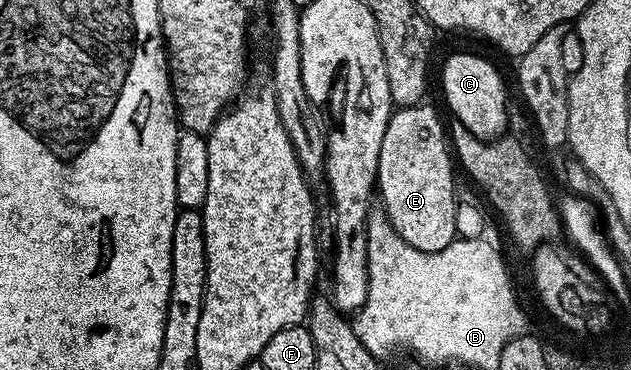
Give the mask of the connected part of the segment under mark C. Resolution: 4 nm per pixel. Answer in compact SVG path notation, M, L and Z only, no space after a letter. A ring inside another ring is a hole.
M477 54L451 55L441 66L441 90L445 93L450 115L461 121L475 137L490 140L506 133L509 120L505 82L487 59Z

